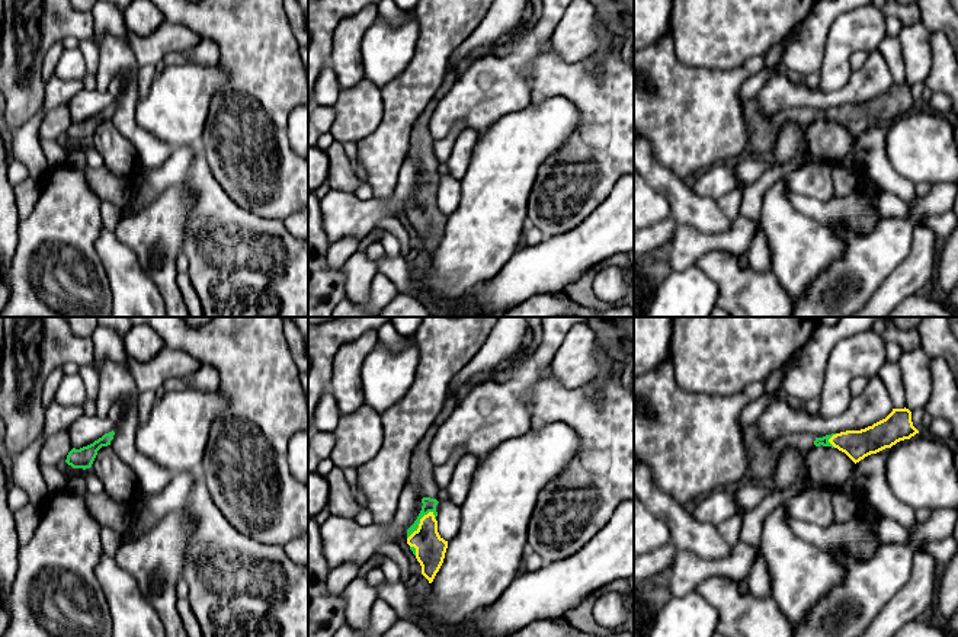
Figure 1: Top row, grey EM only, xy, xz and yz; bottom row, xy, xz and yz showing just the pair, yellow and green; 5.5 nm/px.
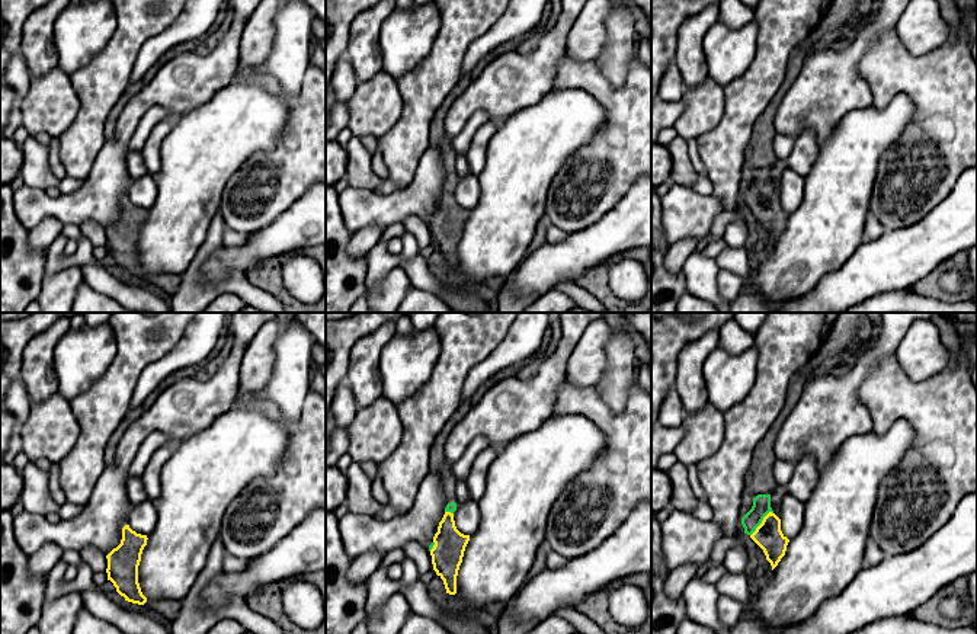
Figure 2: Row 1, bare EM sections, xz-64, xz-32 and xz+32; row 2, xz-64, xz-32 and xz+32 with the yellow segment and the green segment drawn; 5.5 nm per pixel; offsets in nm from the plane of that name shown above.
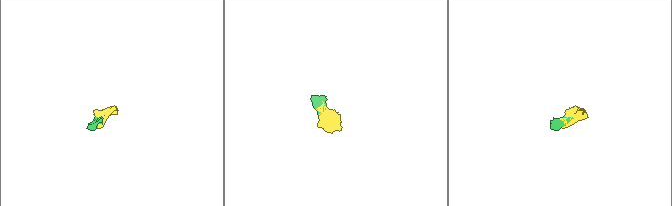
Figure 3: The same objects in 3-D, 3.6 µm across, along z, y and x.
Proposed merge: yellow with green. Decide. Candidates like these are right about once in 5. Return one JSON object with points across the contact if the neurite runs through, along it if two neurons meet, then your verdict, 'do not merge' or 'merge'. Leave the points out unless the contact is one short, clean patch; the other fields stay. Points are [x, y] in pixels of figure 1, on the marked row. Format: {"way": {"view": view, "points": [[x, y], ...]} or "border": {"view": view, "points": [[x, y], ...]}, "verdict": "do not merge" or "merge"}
{"way": {"view": "xz", "points": [[431, 549], [419, 524], [429, 505]]}, "verdict": "merge"}

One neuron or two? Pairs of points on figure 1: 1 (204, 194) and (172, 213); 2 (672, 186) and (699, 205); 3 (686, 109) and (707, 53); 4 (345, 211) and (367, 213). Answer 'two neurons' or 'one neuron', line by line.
1: two neurons
2: one neuron
3: two neurons
4: one neuron

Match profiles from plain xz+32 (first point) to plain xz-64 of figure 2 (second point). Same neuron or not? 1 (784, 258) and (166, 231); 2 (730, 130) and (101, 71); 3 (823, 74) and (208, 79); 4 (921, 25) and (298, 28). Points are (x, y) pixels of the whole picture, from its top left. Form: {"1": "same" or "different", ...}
{"1": "same", "2": "same", "3": "same", "4": "different"}

